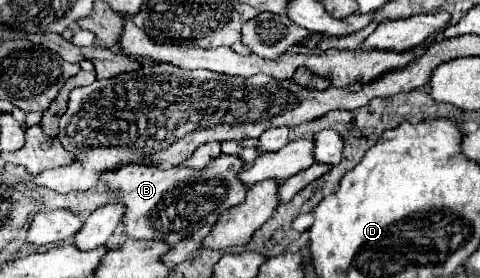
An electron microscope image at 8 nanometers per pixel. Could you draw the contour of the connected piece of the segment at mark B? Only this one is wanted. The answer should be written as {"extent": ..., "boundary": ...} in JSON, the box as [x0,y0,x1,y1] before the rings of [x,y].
{"extent":[101,155,247,245],"boundary":[[[219,155],[203,169],[171,167],[159,171],[153,165],[125,165],[103,173],[101,185],[113,195],[113,201],[125,205],[121,227],[129,239],[161,239],[175,245],[189,237],[189,227],[197,231],[205,223],[213,225],[223,211],[243,201],[247,187],[237,179],[241,167],[243,161],[235,155]]]}

